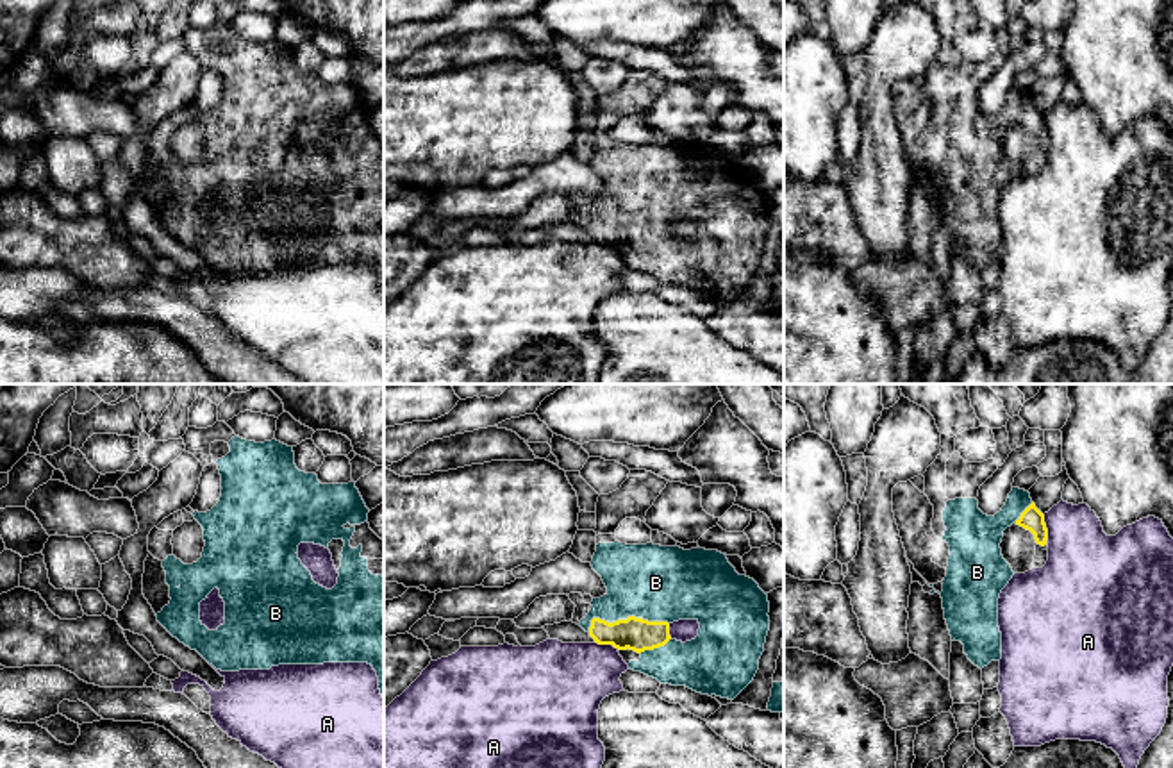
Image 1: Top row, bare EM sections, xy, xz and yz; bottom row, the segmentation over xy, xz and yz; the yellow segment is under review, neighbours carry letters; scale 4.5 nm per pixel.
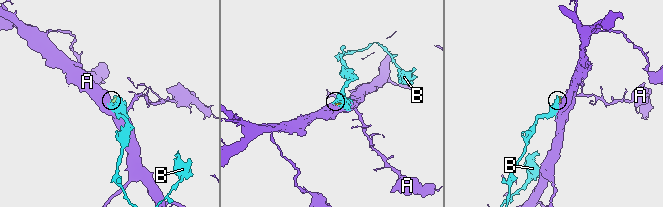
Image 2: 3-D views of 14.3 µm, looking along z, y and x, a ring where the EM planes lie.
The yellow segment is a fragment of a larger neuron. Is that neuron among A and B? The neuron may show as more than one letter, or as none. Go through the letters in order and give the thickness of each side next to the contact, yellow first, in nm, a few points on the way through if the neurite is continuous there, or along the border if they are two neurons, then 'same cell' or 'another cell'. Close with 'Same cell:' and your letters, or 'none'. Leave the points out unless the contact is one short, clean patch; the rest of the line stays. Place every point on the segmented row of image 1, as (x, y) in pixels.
A: calibres 100 and 340 nm; border yz (1043, 515), (1048, 538); another cell
B: calibres 150 and 340 nm; same cell
Same cell: B

